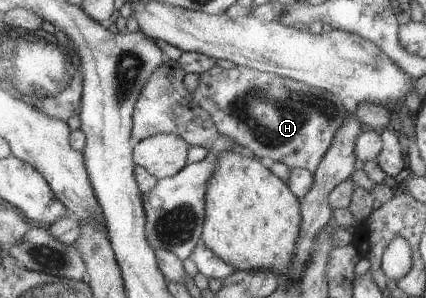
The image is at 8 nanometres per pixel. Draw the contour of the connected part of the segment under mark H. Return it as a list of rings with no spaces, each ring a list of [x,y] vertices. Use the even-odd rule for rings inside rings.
[[[238,65],[232,69],[214,66],[203,72],[200,78],[200,86],[191,95],[210,113],[218,132],[234,139],[244,150],[250,149],[259,159],[272,159],[291,169],[306,169],[313,173],[348,115],[338,95],[274,73],[263,73]]]

